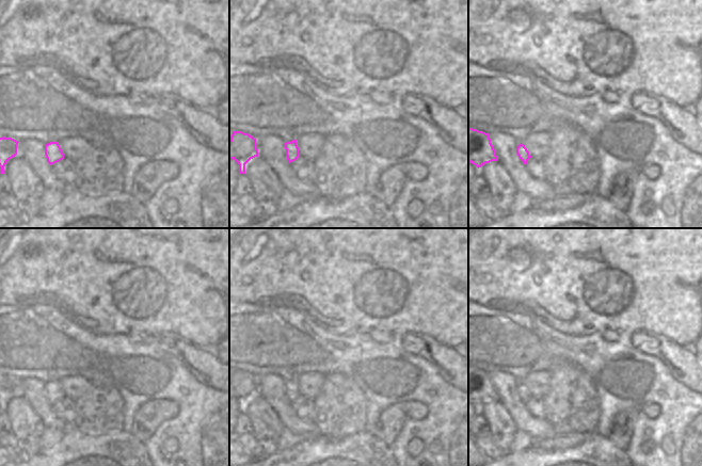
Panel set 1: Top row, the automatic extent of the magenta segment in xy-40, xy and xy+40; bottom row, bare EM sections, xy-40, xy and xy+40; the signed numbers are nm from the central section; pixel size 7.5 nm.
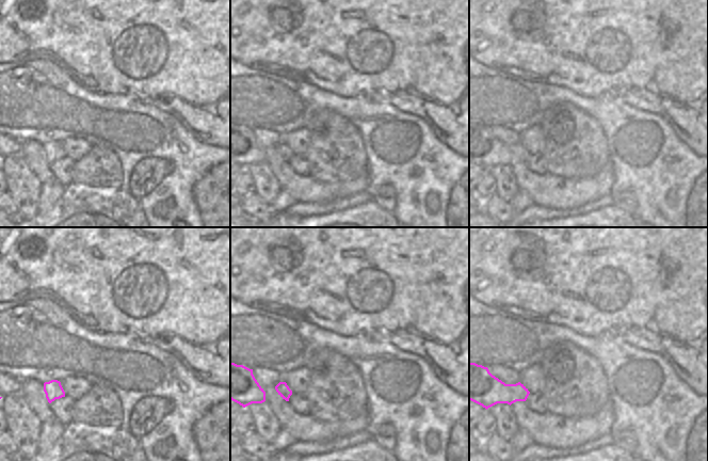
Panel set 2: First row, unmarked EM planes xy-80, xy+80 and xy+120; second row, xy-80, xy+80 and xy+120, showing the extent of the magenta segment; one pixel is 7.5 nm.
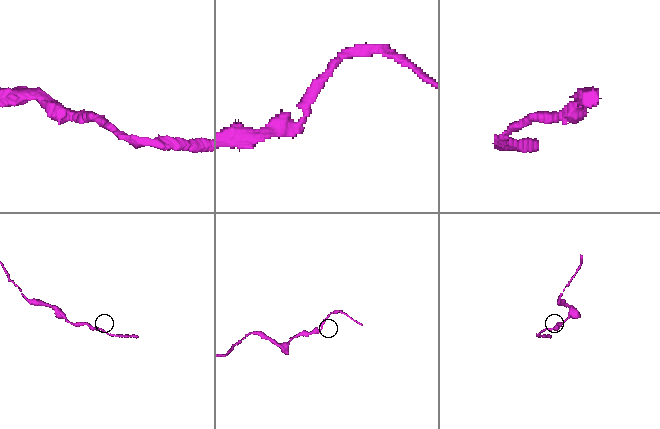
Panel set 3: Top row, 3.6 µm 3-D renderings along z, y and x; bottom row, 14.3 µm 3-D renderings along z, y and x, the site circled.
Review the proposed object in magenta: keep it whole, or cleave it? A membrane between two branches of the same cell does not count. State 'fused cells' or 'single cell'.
single cell

